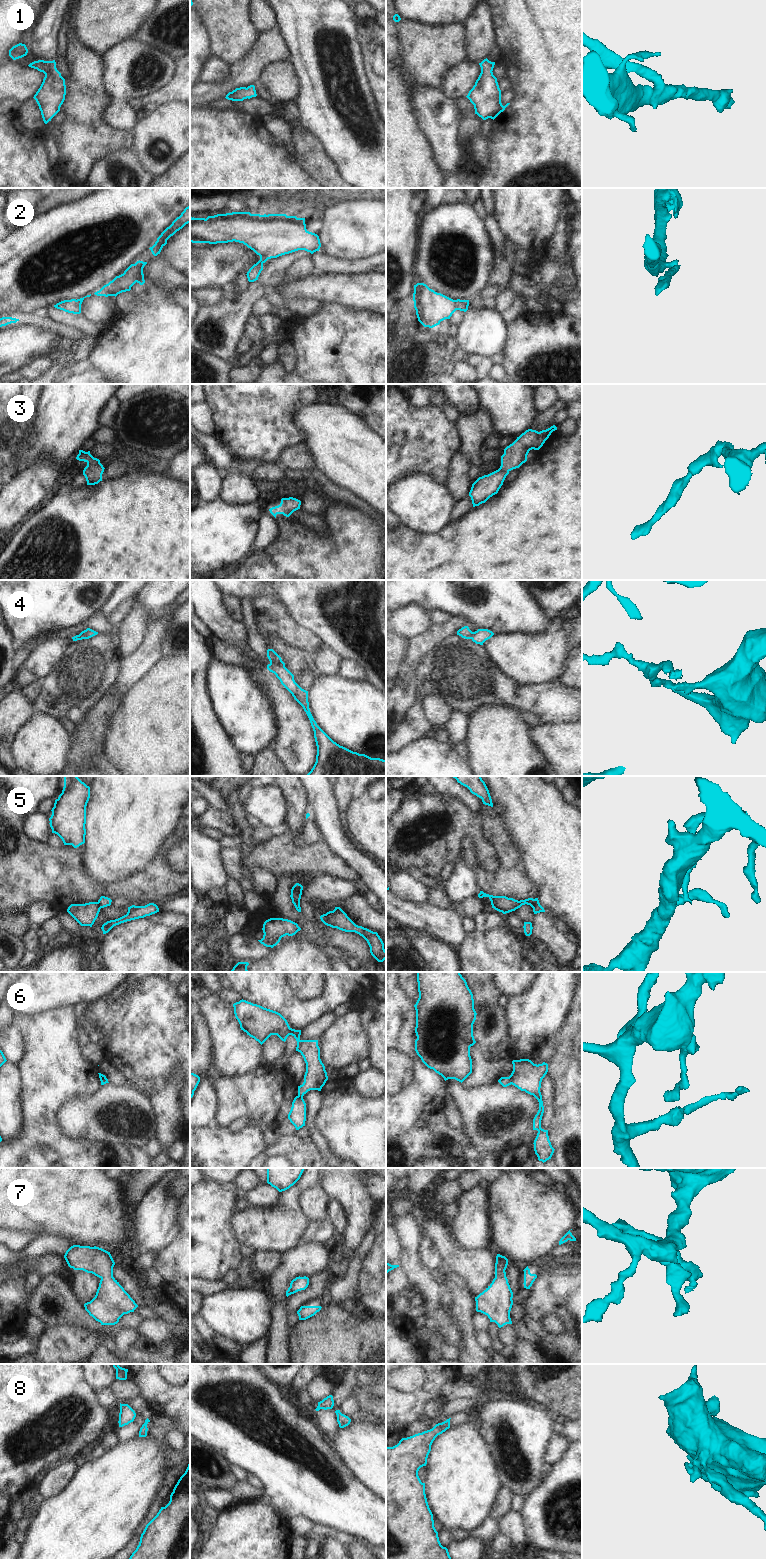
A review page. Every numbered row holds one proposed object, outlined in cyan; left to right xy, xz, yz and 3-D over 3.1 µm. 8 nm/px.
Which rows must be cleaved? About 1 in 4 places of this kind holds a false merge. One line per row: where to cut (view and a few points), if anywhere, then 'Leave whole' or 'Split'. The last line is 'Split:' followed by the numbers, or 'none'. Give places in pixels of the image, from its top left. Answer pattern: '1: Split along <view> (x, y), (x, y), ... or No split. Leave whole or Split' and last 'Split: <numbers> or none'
1: No split. Leave whole
2: No split. Leave whole
3: No split. Leave whole
4: Split along xz (270, 662), (284, 666). Split
5: Split along yz (539, 903), (532, 907). Split
6: Split along yz (509, 1076), (511, 1083). Split
7: No split. Leave whole
8: No split. Leave whole
Split: 4, 5, 6.

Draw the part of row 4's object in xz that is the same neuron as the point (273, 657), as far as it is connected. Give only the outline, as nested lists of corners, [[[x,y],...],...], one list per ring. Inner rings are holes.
[[[273,649],[267,650],[267,657],[268,657],[270,663],[281,664],[281,665],[285,666],[285,663],[282,661],[281,657]]]

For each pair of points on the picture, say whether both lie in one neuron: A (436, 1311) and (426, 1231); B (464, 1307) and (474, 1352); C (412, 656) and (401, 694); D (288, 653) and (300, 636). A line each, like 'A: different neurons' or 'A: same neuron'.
A: different neurons
B: same neuron
C: same neuron
D: different neurons

